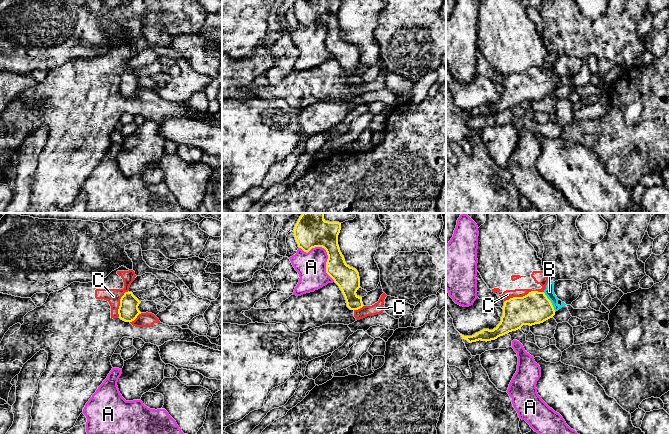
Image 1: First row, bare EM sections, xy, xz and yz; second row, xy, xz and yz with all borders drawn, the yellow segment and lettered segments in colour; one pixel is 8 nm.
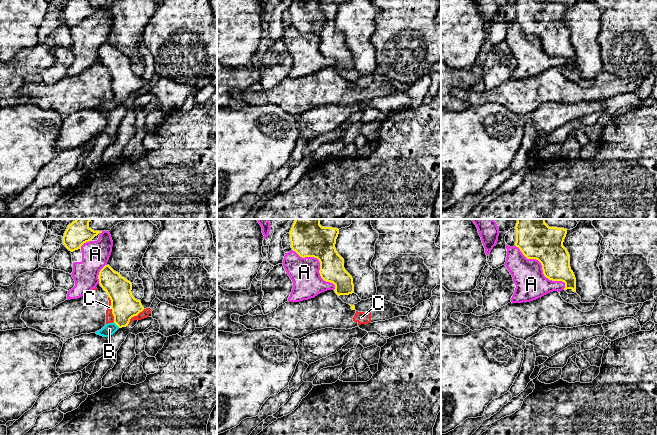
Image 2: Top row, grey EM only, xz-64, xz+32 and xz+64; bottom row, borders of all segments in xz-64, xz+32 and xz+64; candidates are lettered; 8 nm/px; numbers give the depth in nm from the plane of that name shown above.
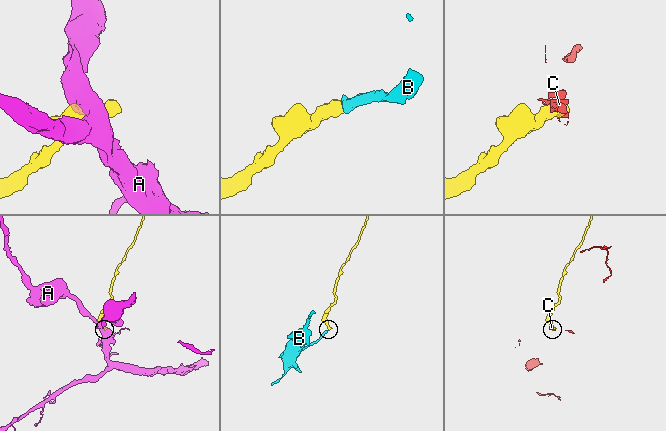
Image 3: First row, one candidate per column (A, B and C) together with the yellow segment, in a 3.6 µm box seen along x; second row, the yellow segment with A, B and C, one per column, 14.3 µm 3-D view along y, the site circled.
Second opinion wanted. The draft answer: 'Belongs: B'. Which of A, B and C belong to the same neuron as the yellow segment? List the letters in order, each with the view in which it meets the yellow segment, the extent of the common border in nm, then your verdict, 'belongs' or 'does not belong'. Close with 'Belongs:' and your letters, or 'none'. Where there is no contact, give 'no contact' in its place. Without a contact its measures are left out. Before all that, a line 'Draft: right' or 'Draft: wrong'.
Draft: right
A: meets yellow in xz; contact 400 nm long; does not belong
B: meets yellow in yz; contact 190 nm long; belongs
C: meets yellow in yz; contact 320 nm long; does not belong
Belongs: B

